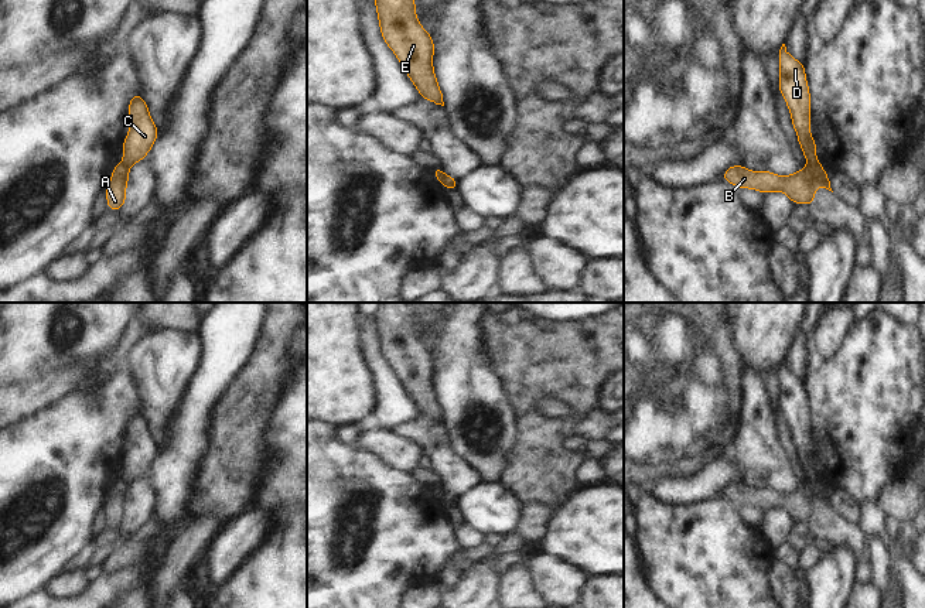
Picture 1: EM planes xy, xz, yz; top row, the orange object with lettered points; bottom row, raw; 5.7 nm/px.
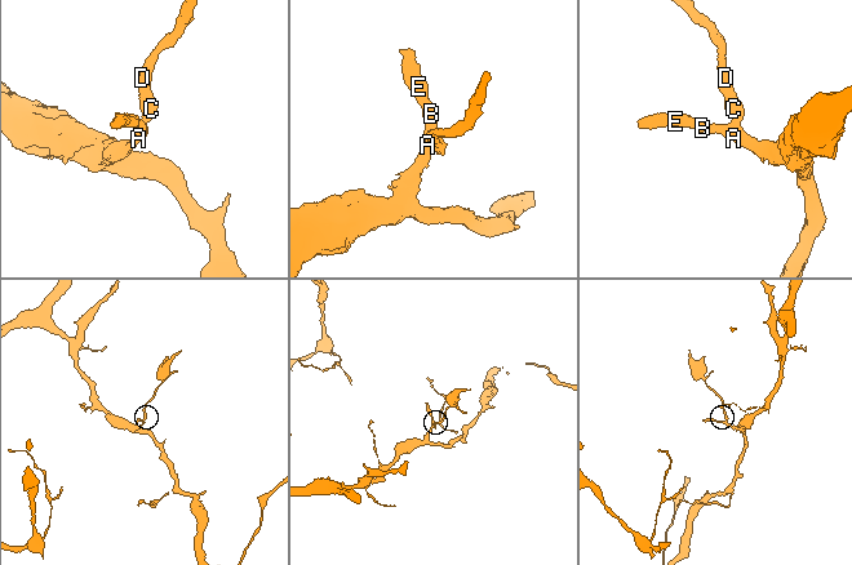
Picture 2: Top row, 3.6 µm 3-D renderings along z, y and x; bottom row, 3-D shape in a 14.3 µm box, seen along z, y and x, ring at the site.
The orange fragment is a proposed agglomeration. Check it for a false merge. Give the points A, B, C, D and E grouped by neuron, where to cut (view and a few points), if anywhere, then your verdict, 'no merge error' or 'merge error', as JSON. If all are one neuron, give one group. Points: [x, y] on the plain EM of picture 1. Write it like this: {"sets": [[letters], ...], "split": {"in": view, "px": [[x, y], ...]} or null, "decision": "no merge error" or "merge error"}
{"sets": [["A", "B", "E"], ["C", "D"]], "split": {"in": "yz", "px": [[809, 480], [821, 484]]}, "decision": "merge error"}

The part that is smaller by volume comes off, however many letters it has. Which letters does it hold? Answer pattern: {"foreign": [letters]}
{"foreign": ["C", "D"]}

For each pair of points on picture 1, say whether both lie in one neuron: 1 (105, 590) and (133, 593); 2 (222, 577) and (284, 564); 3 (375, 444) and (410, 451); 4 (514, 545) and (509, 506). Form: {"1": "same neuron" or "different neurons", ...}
{"1": "same neuron", "2": "different neurons", "3": "same neuron", "4": "different neurons"}

